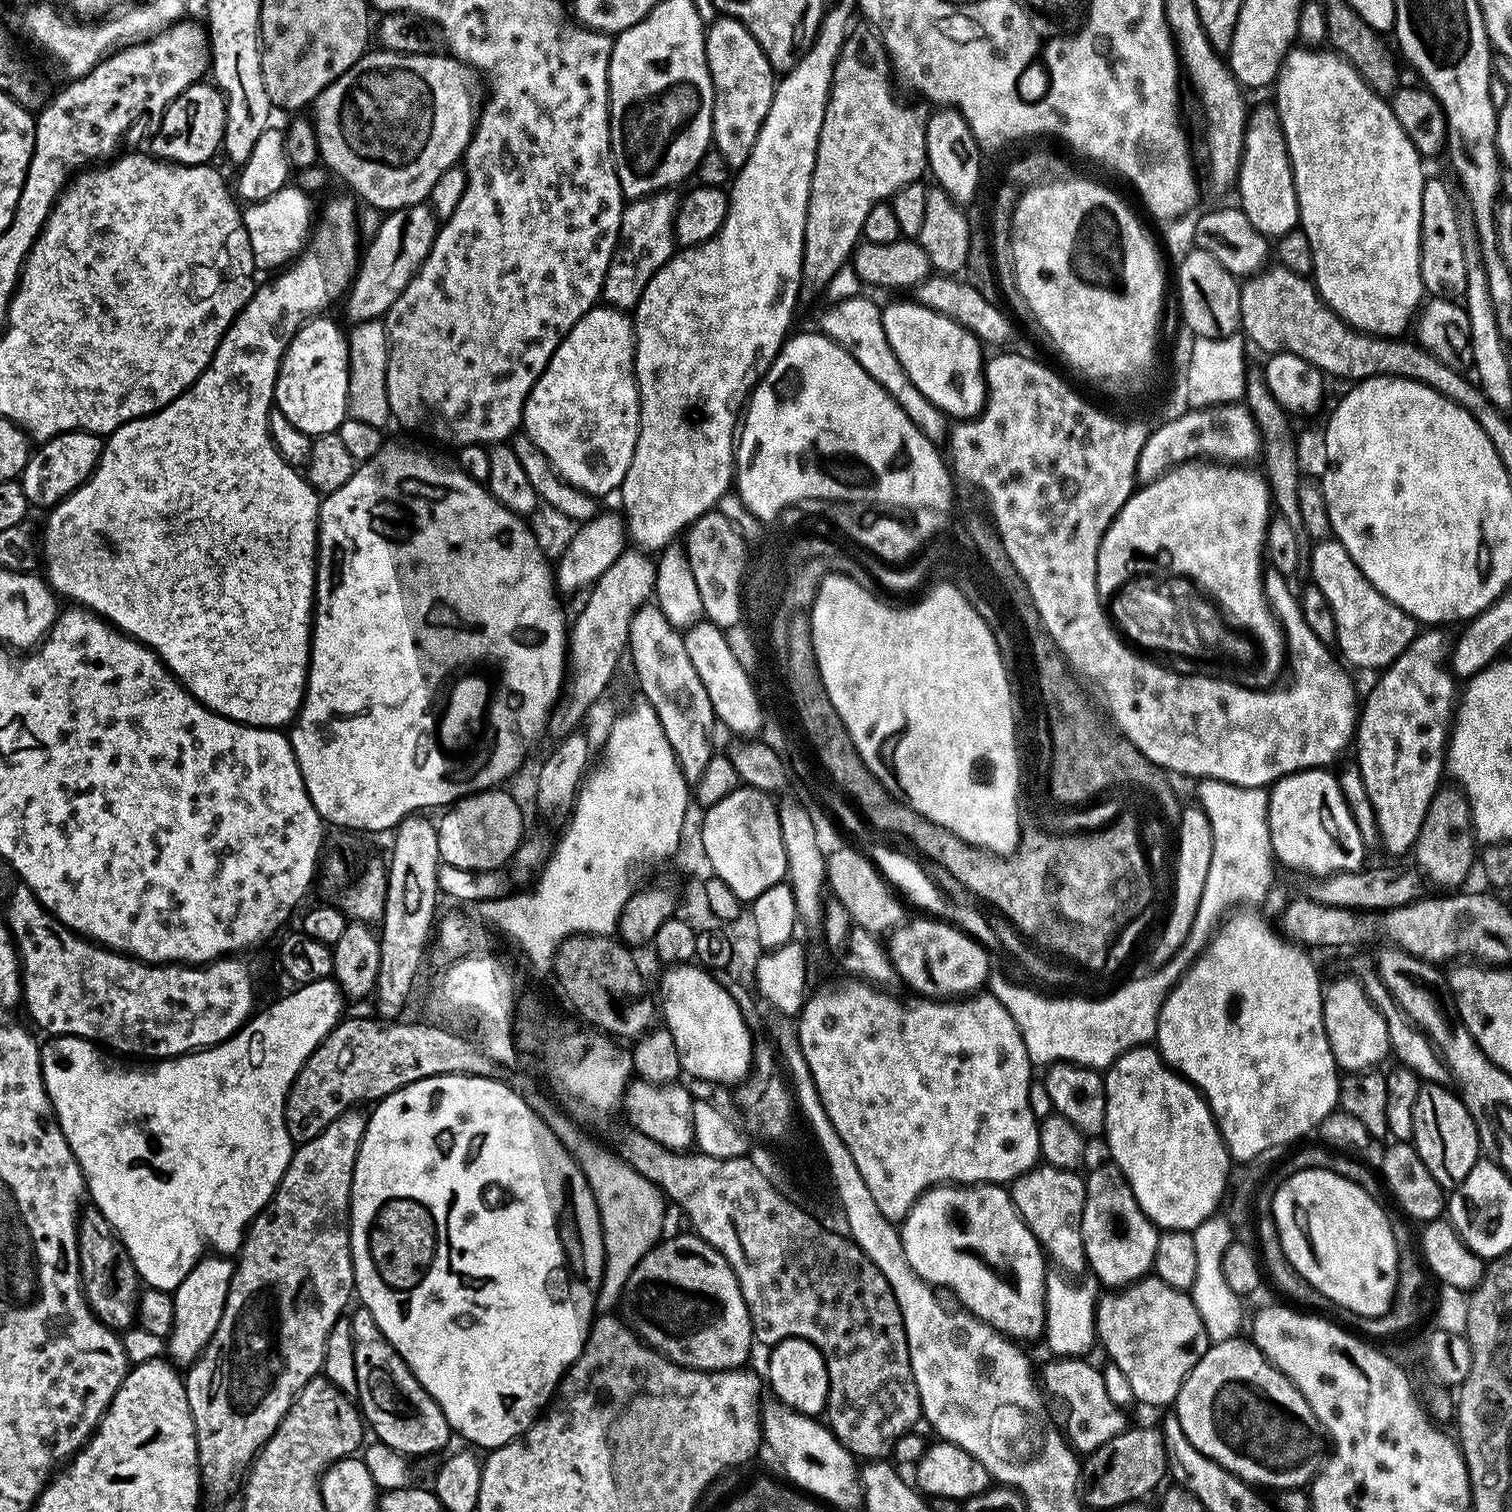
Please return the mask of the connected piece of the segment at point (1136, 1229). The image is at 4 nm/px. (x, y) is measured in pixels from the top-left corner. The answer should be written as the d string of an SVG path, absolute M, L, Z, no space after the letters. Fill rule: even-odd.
M1111 1162L1098 1165L1084 1180L1084 1199L1082 1242L1086 1246L1088 1268L1097 1276L1095 1279L1101 1285L1104 1283L1108 1287L1105 1289L1108 1290L1127 1288L1129 1284L1143 1280L1152 1272L1154 1250L1158 1250L1160 1232L1156 1225L1149 1220L1148 1215L1138 1206L1138 1202L1134 1198L1134 1190L1130 1190L1130 1182L1122 1174L1120 1167Z

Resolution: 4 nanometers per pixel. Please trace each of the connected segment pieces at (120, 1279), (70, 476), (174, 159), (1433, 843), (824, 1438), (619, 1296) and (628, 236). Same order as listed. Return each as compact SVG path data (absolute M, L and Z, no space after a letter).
M92 1210L90 1214L81 1215L76 1225L76 1237L78 1238L78 1258L80 1259L80 1283L84 1286L84 1294L88 1298L88 1305L96 1319L108 1325L113 1330L128 1328L135 1325L138 1320L138 1301L142 1291L142 1281L136 1275L136 1267L130 1258L130 1254L124 1249L124 1243L117 1236L116 1231L110 1226L106 1217Z
M60 432L37 448L40 449L29 455L24 472L18 479L29 505L36 507L37 504L43 510L51 510L90 479L100 455L104 453L104 440L93 432Z
M197 82L182 90L159 117L160 129L152 140L151 155L170 164L212 164L221 151L226 130L224 95L212 82Z
M1441 787L1431 800L1430 810L1423 820L1422 830L1412 851L1419 871L1438 887L1444 888L1440 890L1459 889L1463 885L1460 883L1471 874L1472 868L1474 872L1474 861L1478 856L1478 841L1472 831L1472 811L1468 800L1459 787L1451 787Z
M765 1403L762 1408L762 1440L772 1447L785 1474L793 1480L791 1483L807 1492L809 1497L833 1509L859 1509L864 1499L864 1485L861 1483L857 1457L845 1450L832 1429L819 1419L804 1416L782 1403L771 1403Z
M546 1112L546 1126L565 1150L572 1161L582 1170L590 1190L594 1194L596 1209L600 1215L600 1235L604 1246L604 1269L600 1279L600 1289L596 1292L596 1312L608 1314L624 1299L624 1287L634 1274L634 1266L665 1235L664 1204L666 1197L655 1184L642 1178L611 1147L603 1148L586 1136L564 1112Z
M661 190L625 203L618 242L604 279L602 296L609 305L623 310L635 309L650 278L654 278L654 274L658 274L661 266L677 251L676 211L681 199L679 191Z

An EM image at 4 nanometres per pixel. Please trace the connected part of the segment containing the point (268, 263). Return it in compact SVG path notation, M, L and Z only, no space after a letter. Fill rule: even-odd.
M288 184L270 198L253 201L243 209L243 224L250 239L251 256L259 271L275 271L287 265L303 251L314 222L311 200L311 195L304 189Z

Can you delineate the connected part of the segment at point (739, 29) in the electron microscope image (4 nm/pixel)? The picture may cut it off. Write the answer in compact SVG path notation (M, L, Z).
M723 14L707 25L704 34L706 62L712 79L712 144L726 158L729 168L739 170L750 158L750 150L758 138L758 130L770 110L776 80L770 62L758 46L754 34L740 20Z

